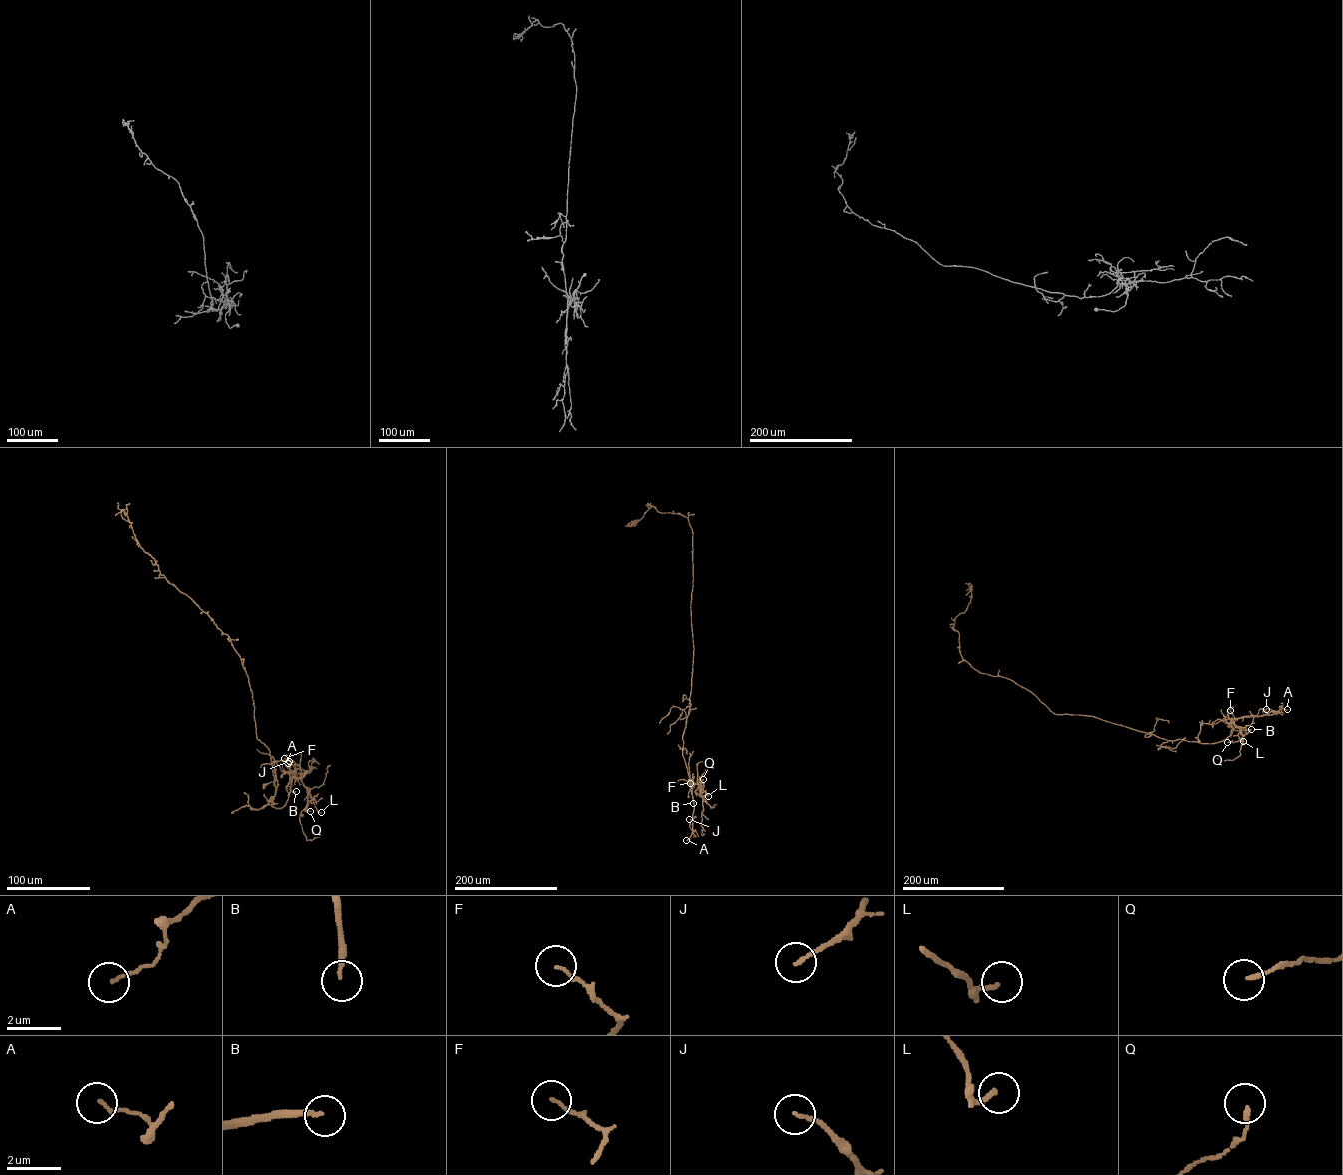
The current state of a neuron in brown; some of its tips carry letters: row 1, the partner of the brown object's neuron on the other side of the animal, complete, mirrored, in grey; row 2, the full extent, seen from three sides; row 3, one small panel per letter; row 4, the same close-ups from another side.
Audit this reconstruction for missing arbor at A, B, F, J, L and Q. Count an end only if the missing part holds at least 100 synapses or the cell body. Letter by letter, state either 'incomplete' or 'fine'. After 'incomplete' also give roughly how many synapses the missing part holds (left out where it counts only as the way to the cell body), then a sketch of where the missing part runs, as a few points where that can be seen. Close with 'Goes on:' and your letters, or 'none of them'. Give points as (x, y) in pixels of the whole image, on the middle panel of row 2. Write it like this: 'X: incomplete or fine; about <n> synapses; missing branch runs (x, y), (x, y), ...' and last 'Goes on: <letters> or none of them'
A: fine
B: incomplete; about 250 synapses
F: fine
J: fine
L: fine
Q: fine
Goes on: B

